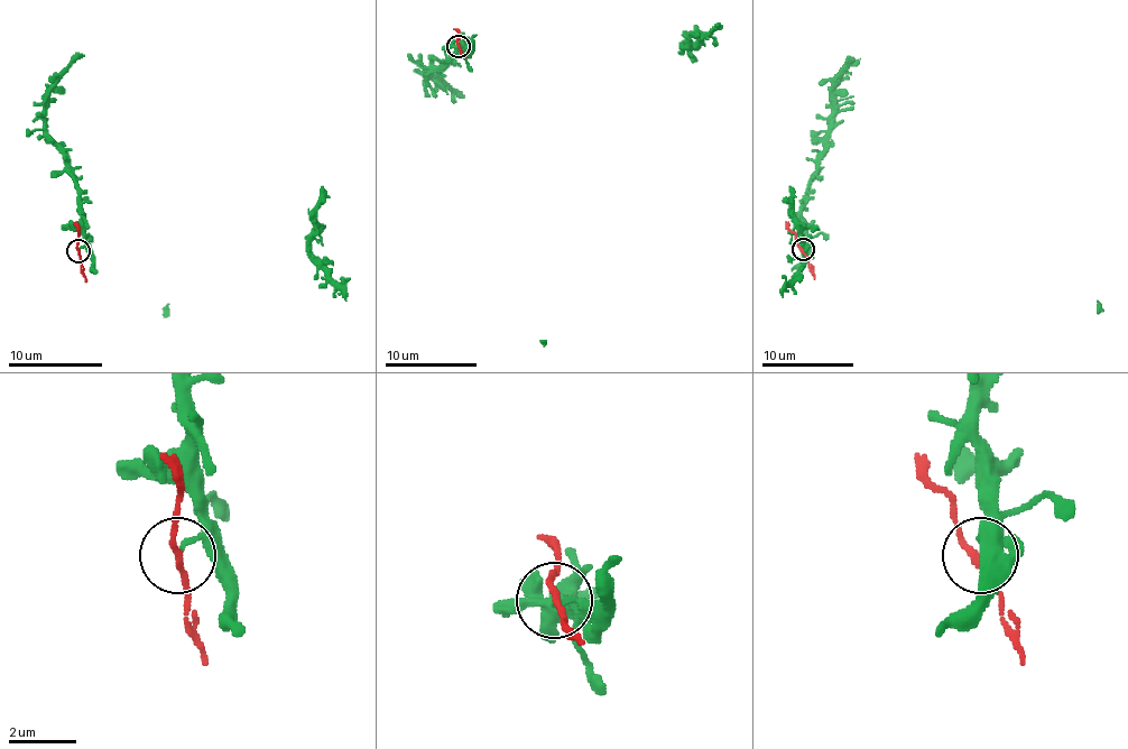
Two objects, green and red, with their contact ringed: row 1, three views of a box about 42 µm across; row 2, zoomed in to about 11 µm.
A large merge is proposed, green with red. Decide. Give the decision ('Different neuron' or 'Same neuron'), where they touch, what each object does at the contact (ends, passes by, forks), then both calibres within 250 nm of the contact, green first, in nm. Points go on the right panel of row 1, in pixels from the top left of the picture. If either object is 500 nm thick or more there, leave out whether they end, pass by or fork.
Different neuron. Place: (803, 249). At the ring green ends. At the ring red passes by. Thickness 130 nm (green) against 170 nm

